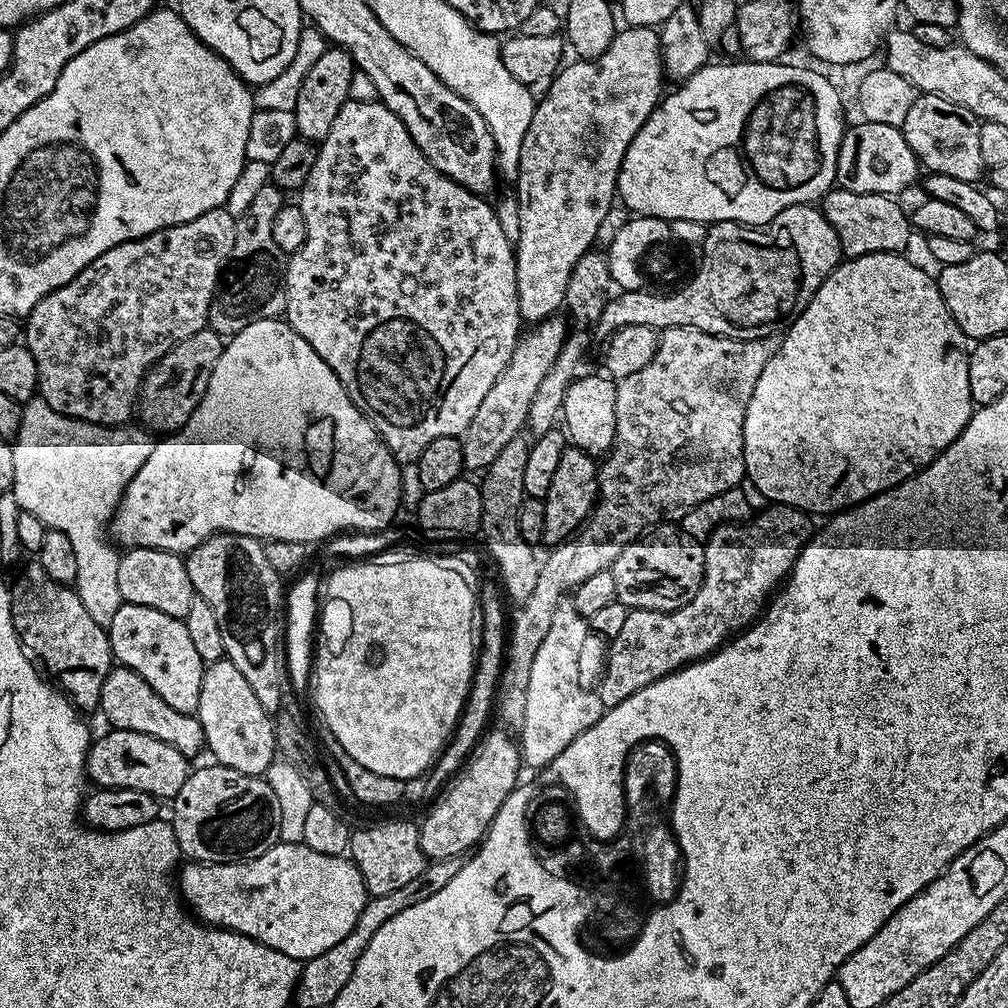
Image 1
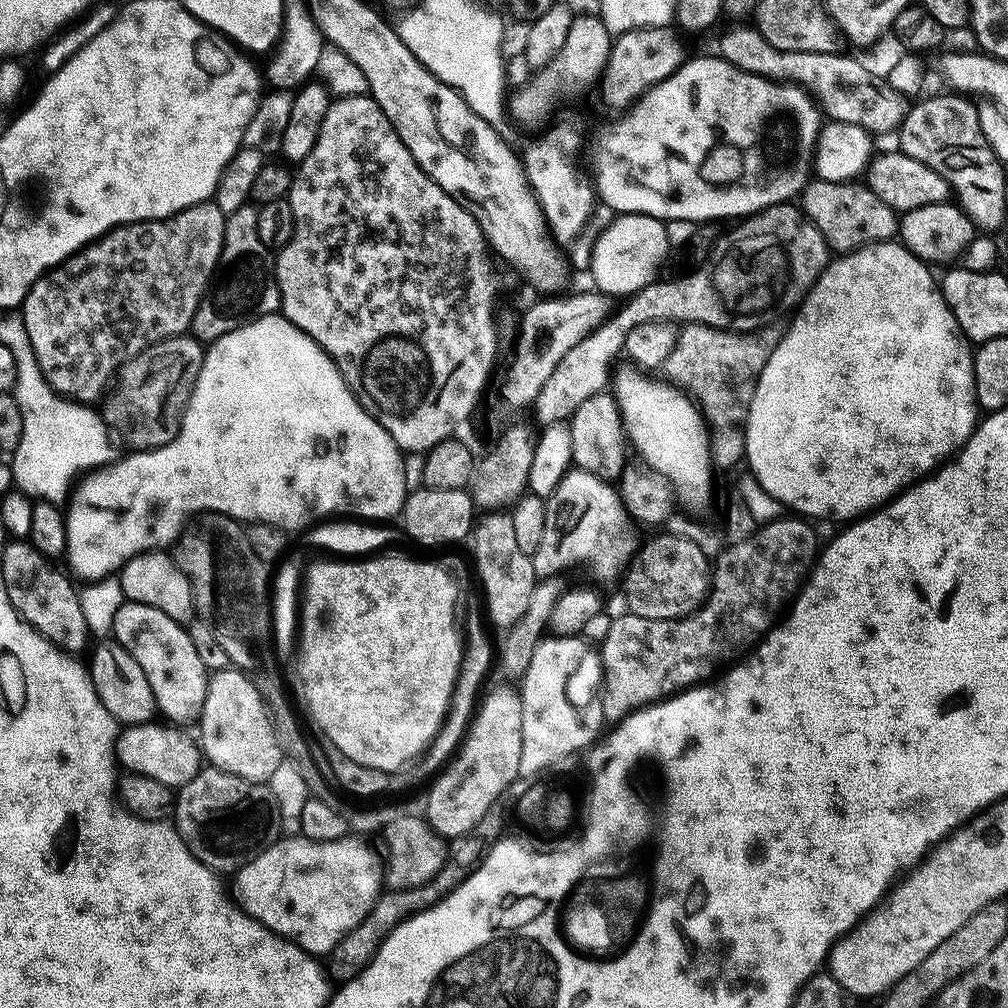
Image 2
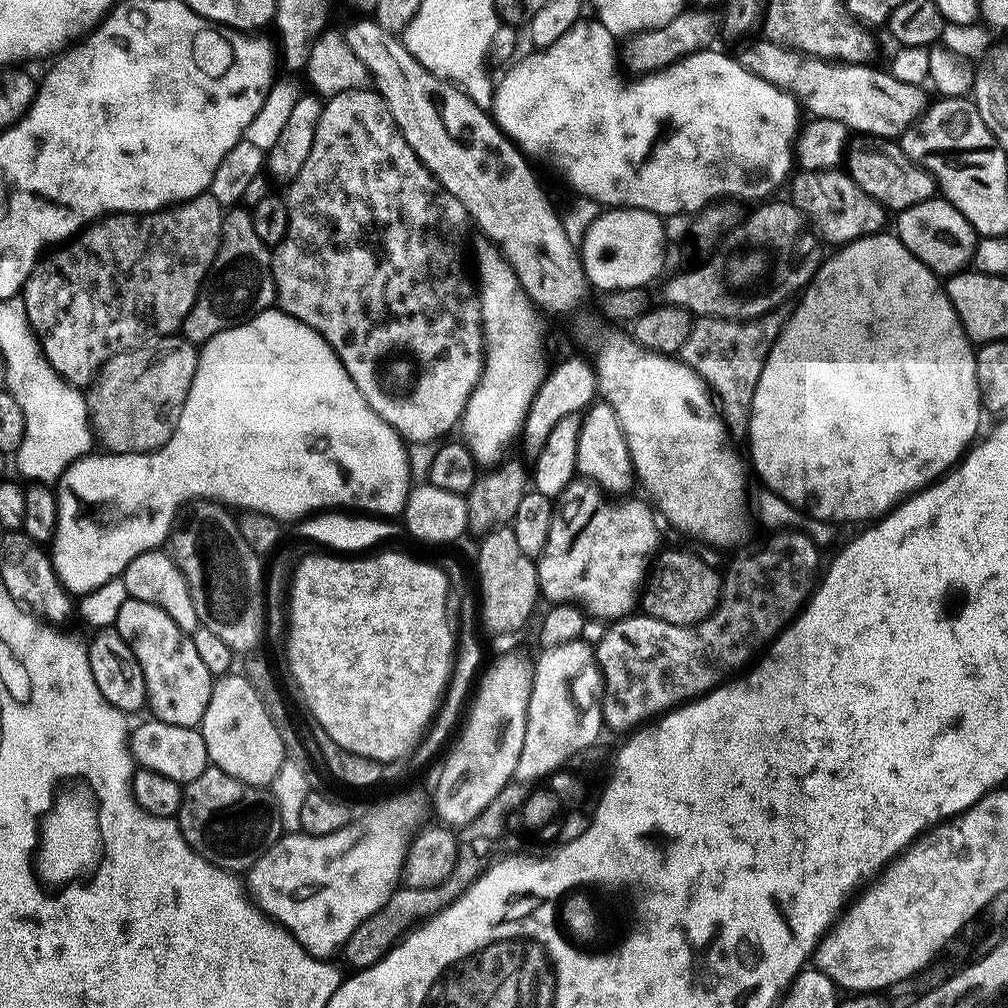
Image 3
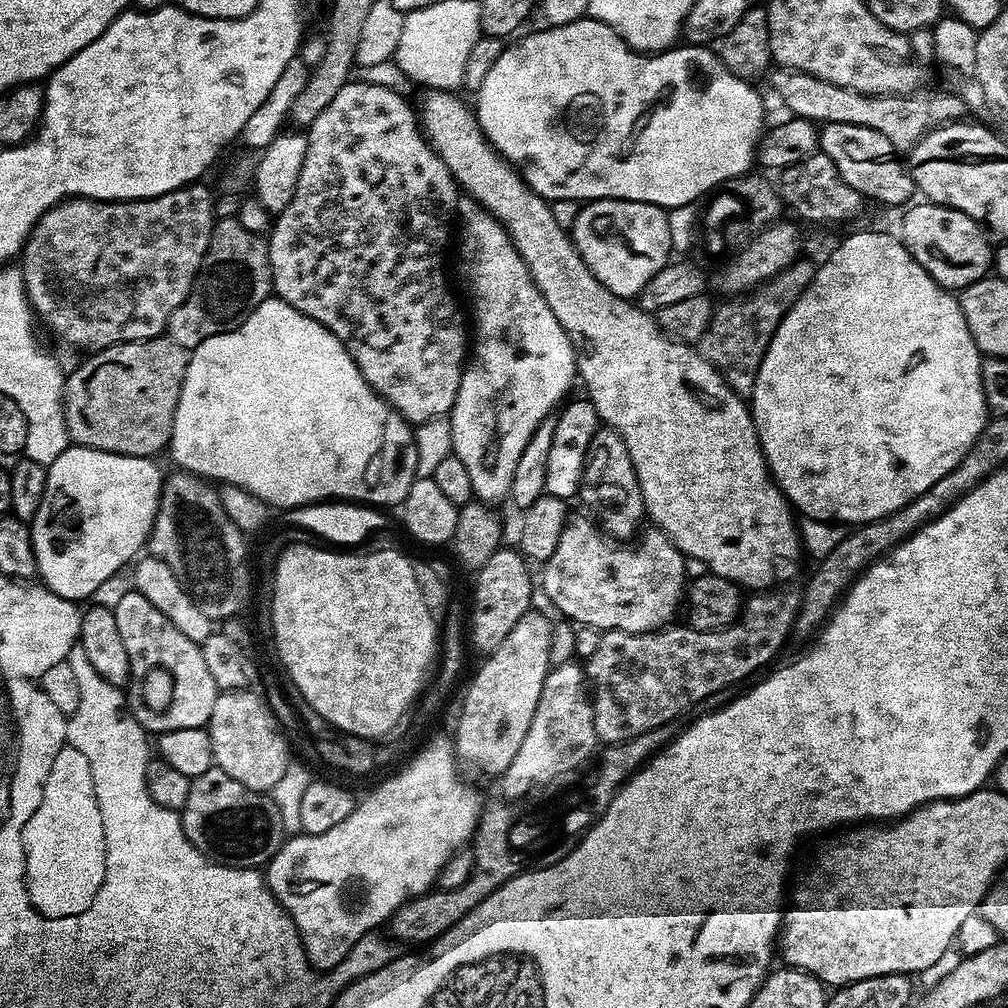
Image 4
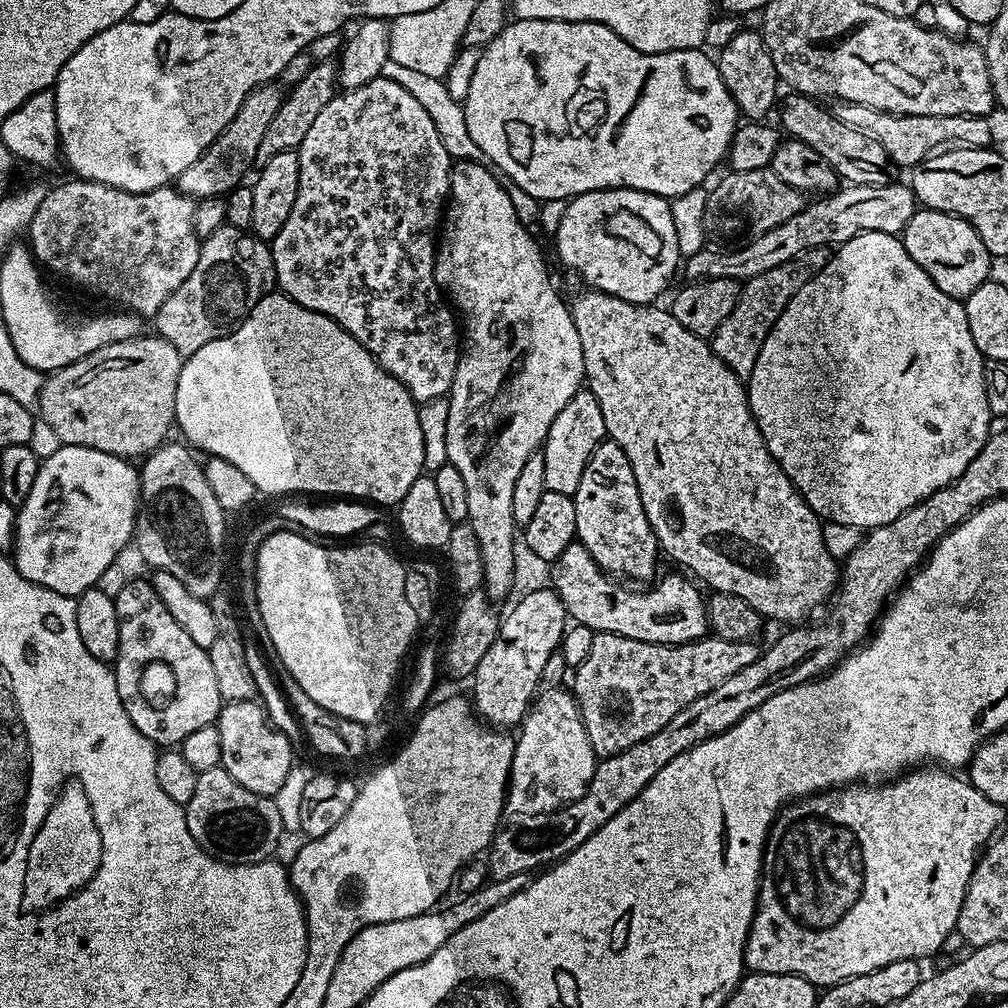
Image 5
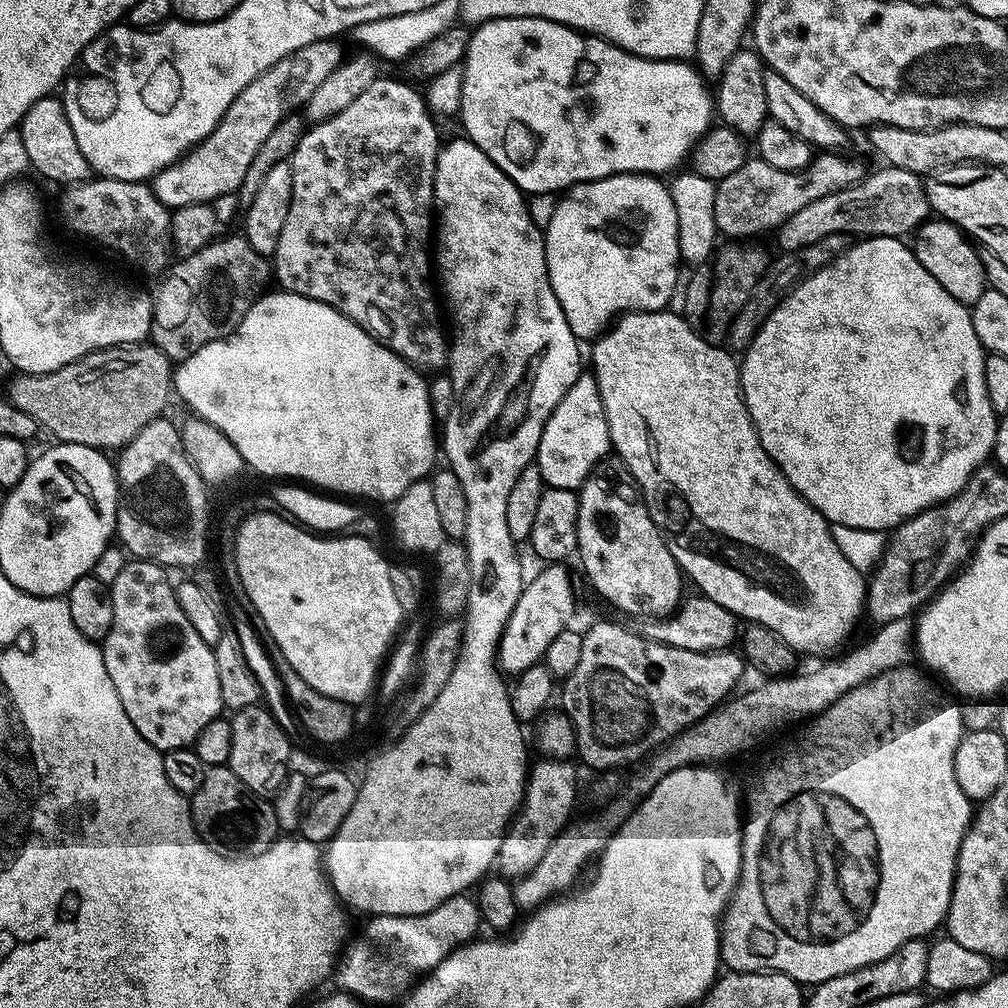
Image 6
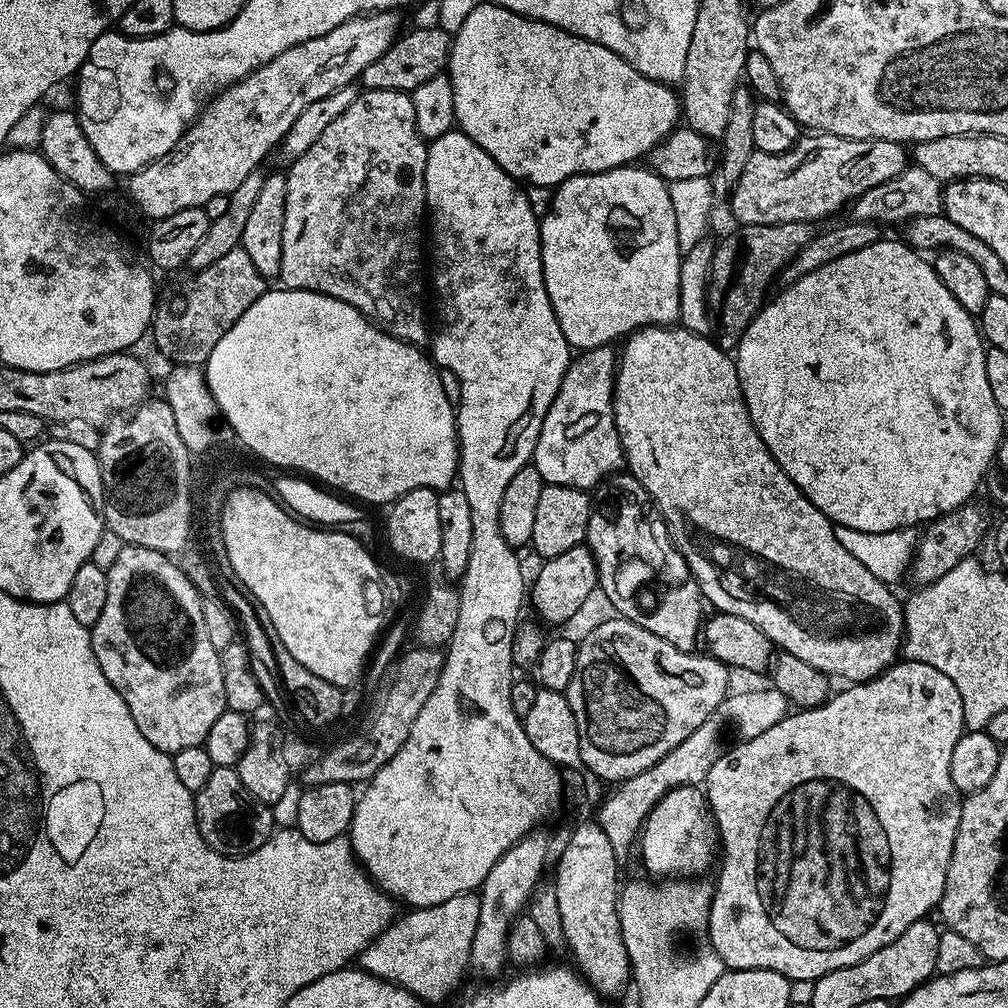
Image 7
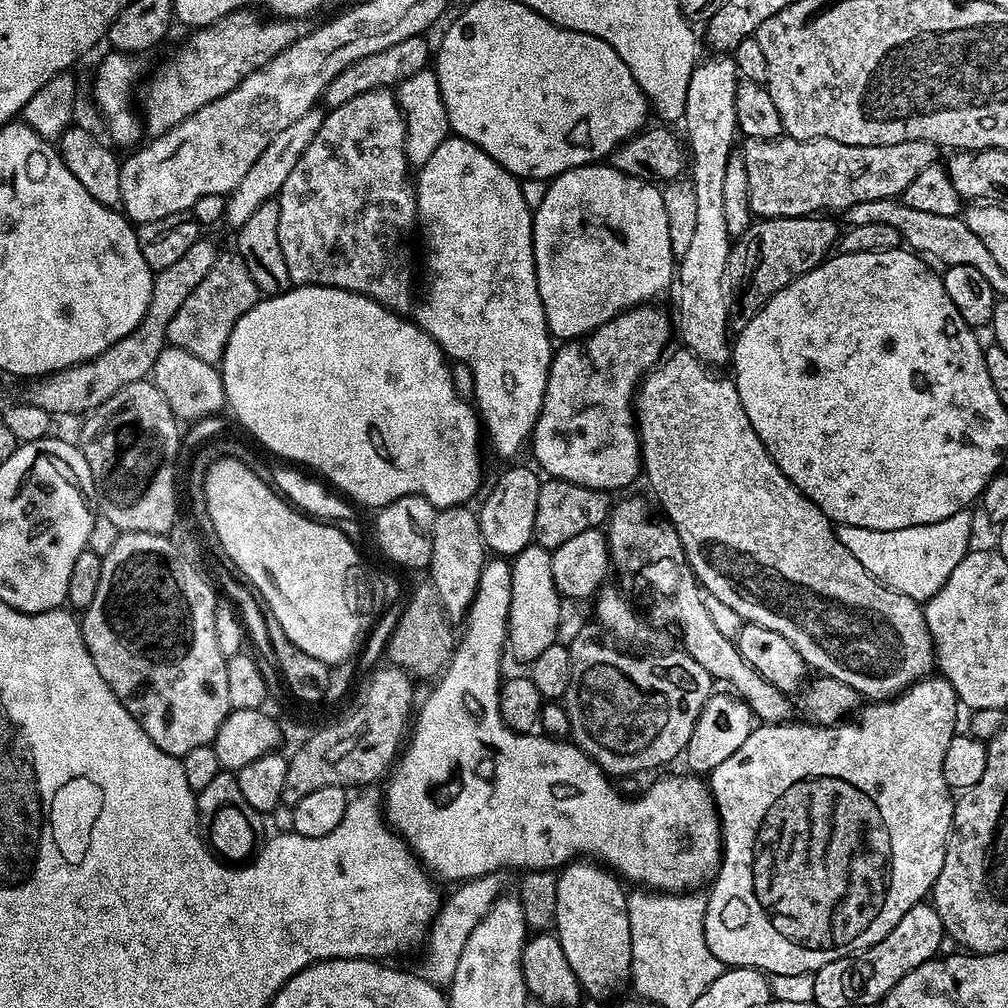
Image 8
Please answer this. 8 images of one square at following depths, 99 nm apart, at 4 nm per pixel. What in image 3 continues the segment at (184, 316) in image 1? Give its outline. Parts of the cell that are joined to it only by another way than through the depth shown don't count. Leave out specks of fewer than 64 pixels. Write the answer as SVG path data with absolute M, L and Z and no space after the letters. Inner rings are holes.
M201 194L182 200L166 208L159 208L156 212L113 212L105 214L99 219L93 220L87 226L80 228L67 242L53 247L47 254L41 255L28 275L28 281L24 283L22 297L24 309L28 315L28 322L32 331L40 342L40 351L43 352L47 367L53 368L56 373L73 386L86 386L95 379L101 366L114 354L129 352L132 348L145 347L149 342L155 341L161 336L171 336L179 333L184 326L186 314L196 305L196 299L200 288L208 276L210 266L216 257L216 251L220 245L220 231L224 221L224 212L219 202L209 194Z

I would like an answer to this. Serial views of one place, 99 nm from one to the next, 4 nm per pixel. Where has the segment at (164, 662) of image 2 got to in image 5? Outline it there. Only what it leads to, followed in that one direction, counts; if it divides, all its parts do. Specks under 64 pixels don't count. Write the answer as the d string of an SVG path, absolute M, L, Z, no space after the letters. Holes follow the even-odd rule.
M129 579L114 599L120 623L114 661L118 698L130 714L130 722L146 739L157 746L179 746L194 730L215 724L220 714L222 701L208 649L196 645L174 622L147 579Z

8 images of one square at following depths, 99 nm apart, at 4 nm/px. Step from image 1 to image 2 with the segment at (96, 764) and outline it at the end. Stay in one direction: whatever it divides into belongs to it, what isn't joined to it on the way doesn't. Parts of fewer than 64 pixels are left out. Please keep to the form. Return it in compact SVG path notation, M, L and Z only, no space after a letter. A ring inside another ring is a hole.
M149 722L125 727L116 737L114 760L125 773L152 778L166 787L179 790L199 774L202 767L202 753L197 741L187 736L187 731L167 723Z

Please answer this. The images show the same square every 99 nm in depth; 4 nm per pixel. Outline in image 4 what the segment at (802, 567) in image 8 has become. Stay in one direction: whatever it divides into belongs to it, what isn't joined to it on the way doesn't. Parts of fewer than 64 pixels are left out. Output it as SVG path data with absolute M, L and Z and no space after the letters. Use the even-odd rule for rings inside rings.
M428 90L423 94L425 95L424 109L422 107L419 109L418 116L422 121L424 135L427 136L428 142L434 151L442 158L442 162L446 162L446 166L450 170L450 174L456 179L457 185L463 191L465 188L468 191L465 193L471 199L482 205L485 212L491 213L492 216L496 217L503 224L506 231L508 231L508 236L512 239L512 244L518 250L522 262L526 262L533 282L538 286L542 296L546 298L546 304L550 306L550 310L554 310L554 316L558 318L562 328L568 332L570 342L576 348L576 370L582 384L584 380L584 388L588 391L585 392L587 399L591 400L592 405L596 407L596 412L599 414L601 421L609 429L616 431L626 442L626 450L630 454L630 462L634 462L634 470L640 483L640 493L644 499L644 511L647 519L649 521L652 519L651 523L659 528L661 532L667 534L689 561L697 560L698 563L705 564L708 567L705 569L711 575L731 580L733 584L741 589L771 589L777 583L777 581L775 582L776 576L780 579L780 582L791 581L788 579L795 574L796 563L799 562L800 556L802 557L798 520L794 515L792 505L788 503L788 499L780 491L775 480L772 479L772 473L768 471L768 463L764 461L764 451L760 449L760 435L756 432L756 424L752 420L749 405L741 397L737 396L735 390L721 376L720 371L697 351L691 343L674 340L662 334L653 313L644 312L631 299L614 295L609 288L602 286L602 282L598 282L598 278L594 278L594 274L588 269L586 262L582 262L582 258L578 254L576 245L572 242L571 235L566 231L565 225L563 228L556 221L556 216L552 213L553 205L549 201L543 200L523 180L519 172L492 147L492 144L484 136L480 123L476 120L475 111L469 105L467 108L456 97L457 93L455 91Z

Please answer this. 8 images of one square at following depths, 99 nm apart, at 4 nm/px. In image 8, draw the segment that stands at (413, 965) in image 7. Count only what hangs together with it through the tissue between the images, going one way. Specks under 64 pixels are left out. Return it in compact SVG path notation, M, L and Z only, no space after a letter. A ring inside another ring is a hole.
M489 874L463 881L455 887L457 889L449 898L447 895L441 903L424 942L426 950L420 969L421 976L431 984L439 988L451 985L458 959L462 956L463 947L466 946L466 938L469 937L470 931L474 930L474 926L478 926L478 922L482 922L482 918L492 909L496 897L501 895L500 878L499 875Z

